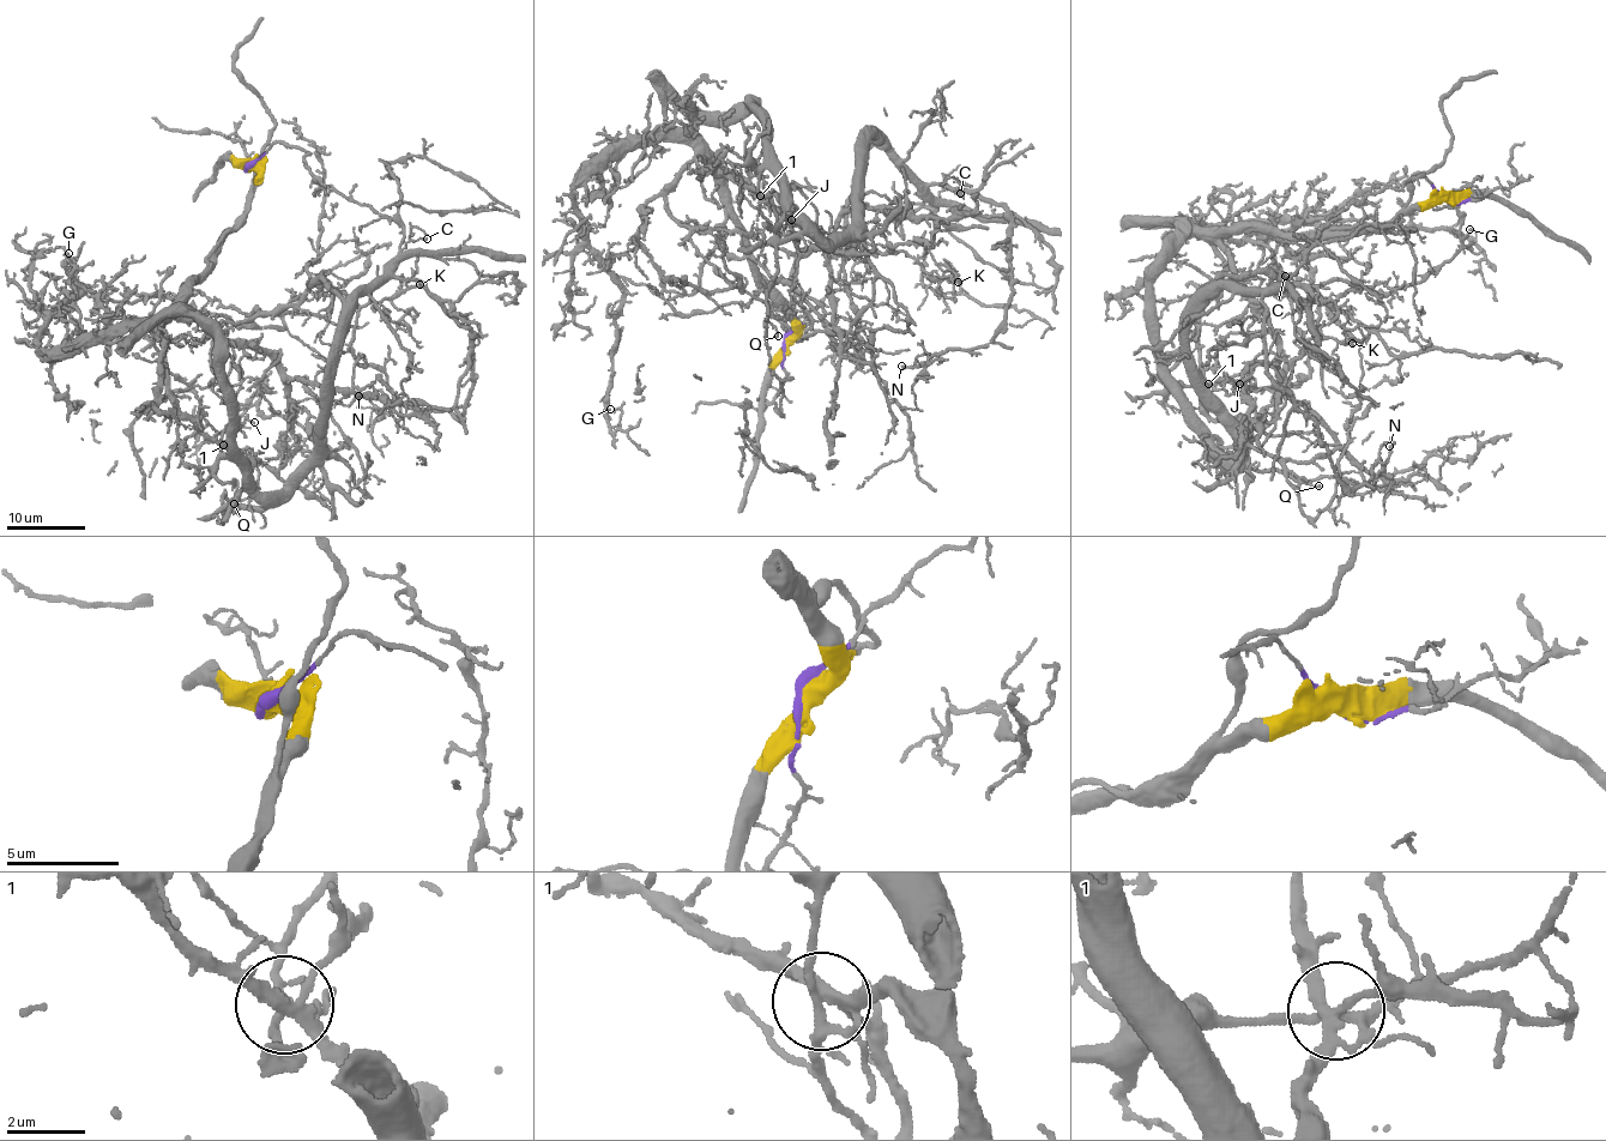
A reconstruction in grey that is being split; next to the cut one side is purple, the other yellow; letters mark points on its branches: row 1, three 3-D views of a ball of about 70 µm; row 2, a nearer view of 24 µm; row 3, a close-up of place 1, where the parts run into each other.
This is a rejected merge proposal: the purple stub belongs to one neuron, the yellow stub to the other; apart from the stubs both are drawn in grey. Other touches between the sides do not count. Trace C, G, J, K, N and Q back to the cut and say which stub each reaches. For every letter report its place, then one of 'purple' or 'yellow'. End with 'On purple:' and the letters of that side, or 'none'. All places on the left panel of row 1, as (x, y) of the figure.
C: at (427, 239); purple
G: at (68, 253); yellow
J: at (254, 422); yellow
K: at (420, 284); purple
N: at (358, 396); purple
Q: at (234, 503); purple
On purple: C, K, N, Q

